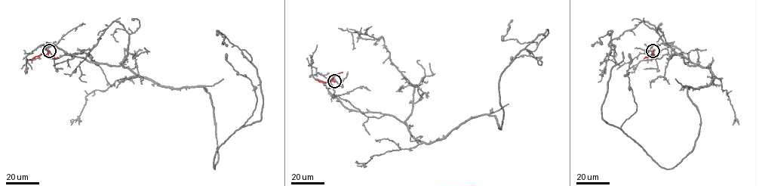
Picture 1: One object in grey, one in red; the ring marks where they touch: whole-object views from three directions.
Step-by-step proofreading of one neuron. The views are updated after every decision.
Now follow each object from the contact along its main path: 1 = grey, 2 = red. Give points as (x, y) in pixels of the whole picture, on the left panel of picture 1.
1: (49, 51), (202, 86), (214, 168), (216, 150), (261, 119), (251, 57), (216, 31), (227, 46)
2: (49, 51), (46, 54), (40, 54), (29, 60)

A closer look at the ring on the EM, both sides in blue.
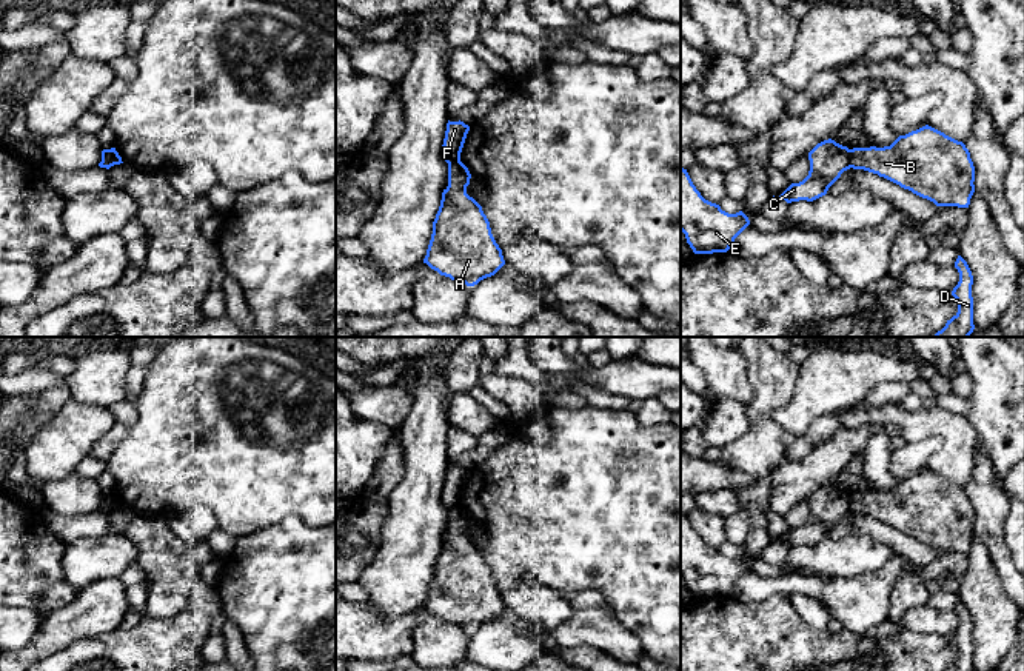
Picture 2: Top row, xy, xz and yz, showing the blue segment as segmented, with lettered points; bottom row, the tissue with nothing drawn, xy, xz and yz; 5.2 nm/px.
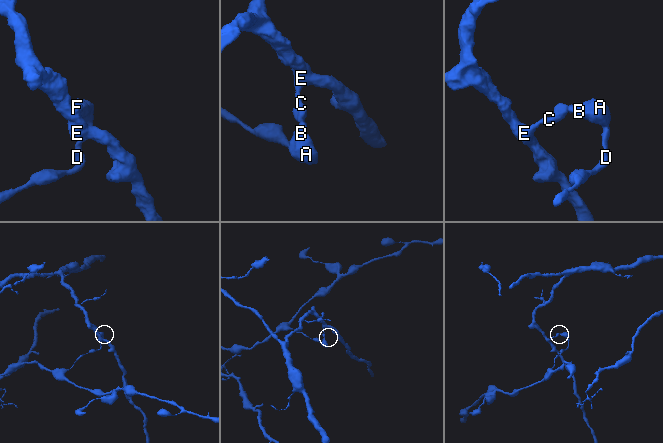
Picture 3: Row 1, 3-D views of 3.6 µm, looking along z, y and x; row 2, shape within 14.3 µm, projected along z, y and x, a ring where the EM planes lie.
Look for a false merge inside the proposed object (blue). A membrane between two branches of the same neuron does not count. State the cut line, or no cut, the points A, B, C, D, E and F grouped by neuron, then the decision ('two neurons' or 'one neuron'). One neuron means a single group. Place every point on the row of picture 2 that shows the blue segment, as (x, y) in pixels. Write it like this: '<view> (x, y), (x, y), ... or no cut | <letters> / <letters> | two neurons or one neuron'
yz (849, 150), (849, 163), (852, 166) | A B D / C E F | two neurons

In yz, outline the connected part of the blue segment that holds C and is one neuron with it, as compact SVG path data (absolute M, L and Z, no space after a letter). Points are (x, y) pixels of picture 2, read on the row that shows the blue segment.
M828 139L818 143L810 152L808 175L791 183L779 197L787 203L807 200L813 202L827 194L828 188L852 168L850 149Z

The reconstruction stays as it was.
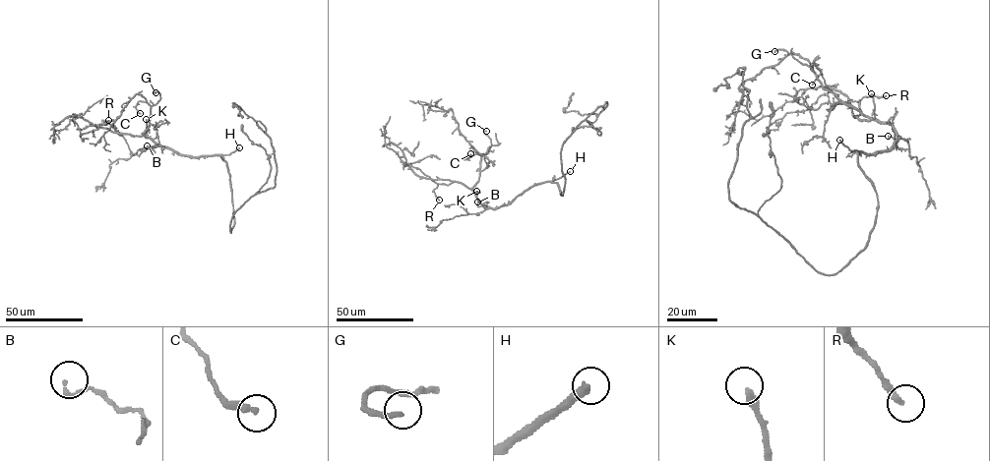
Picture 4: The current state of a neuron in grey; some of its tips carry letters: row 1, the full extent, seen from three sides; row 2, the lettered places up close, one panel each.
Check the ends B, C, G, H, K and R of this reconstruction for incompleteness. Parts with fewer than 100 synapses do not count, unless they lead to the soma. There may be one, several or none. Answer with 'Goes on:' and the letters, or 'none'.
Goes on: H

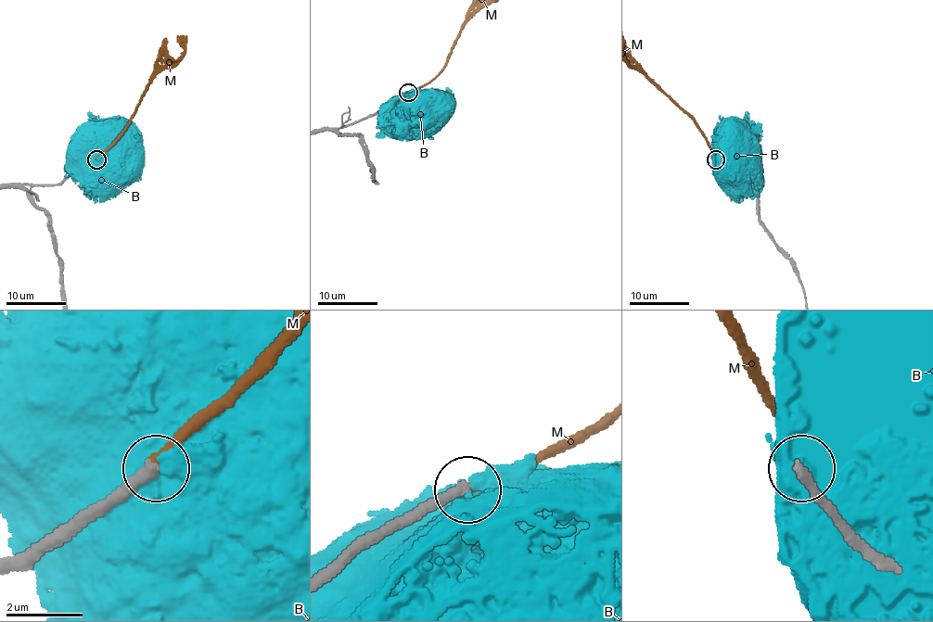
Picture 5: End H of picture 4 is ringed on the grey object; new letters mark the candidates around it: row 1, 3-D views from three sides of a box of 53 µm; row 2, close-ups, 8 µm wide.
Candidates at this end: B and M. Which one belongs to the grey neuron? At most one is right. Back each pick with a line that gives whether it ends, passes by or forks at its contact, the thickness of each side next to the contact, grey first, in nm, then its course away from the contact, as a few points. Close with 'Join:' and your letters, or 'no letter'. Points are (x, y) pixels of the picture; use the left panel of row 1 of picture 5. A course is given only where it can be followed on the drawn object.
M: it ends | 300/240 nm | via (95, 159), (127, 124), (149, 81), (187, 39)
Join: M

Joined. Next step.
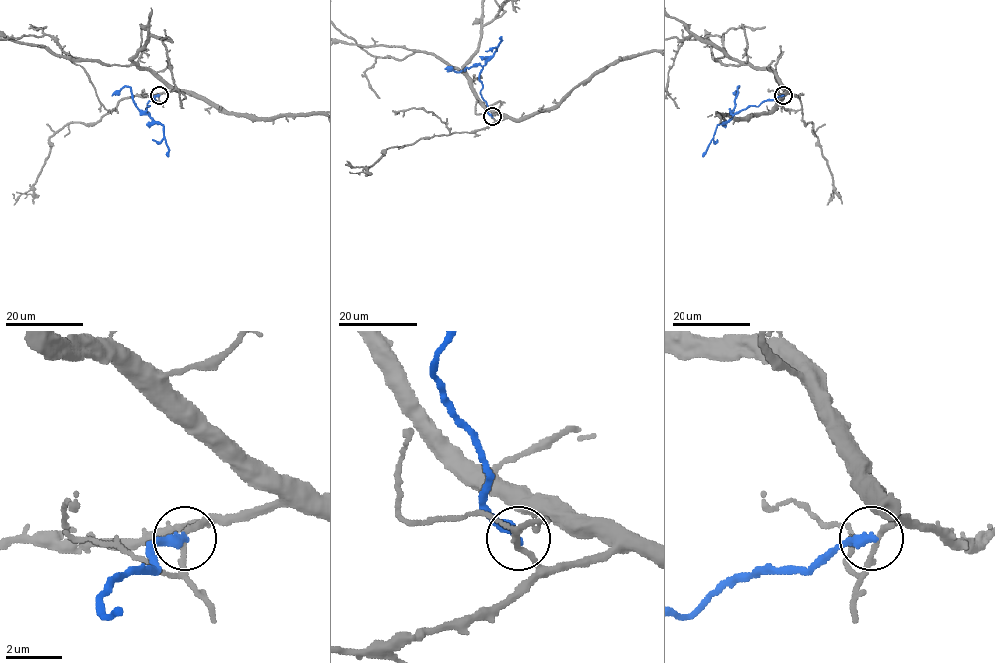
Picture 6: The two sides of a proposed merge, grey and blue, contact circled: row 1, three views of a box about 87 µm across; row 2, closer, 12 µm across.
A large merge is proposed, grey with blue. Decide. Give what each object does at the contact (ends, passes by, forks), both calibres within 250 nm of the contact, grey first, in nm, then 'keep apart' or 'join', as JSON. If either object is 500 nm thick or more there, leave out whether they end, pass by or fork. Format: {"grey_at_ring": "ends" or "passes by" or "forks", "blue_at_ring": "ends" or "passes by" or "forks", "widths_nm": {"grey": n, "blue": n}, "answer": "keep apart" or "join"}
{"grey_at_ring": "passes by", "blue_at_ring": "ends", "widths_nm": {"grey": 180, "blue": 360}, "answer": "keep apart"}

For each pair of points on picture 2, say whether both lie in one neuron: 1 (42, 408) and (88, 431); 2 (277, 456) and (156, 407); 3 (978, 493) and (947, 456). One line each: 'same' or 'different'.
1: different
2: same
3: different

